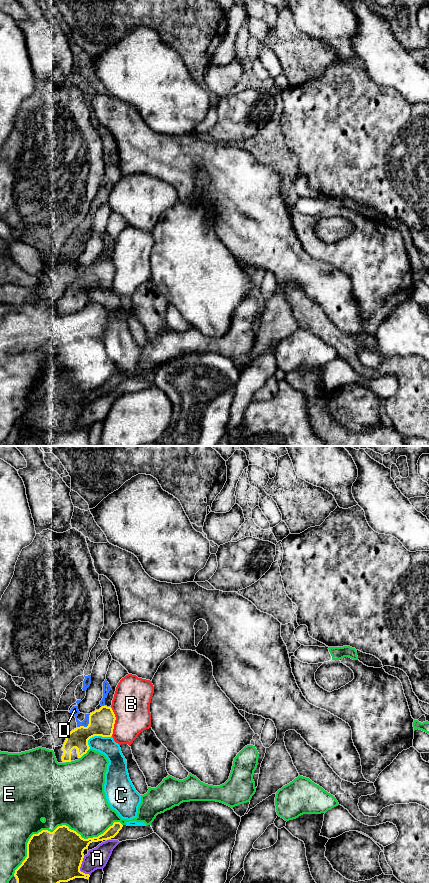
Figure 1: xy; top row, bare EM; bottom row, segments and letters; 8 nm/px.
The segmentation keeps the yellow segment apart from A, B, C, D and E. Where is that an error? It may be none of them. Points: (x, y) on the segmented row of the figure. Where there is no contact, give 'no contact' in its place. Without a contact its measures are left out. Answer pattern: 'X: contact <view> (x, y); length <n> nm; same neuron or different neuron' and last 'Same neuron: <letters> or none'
A: contact xy (79, 868); length 170 nm; different neuron
B: contact xy (114, 721); length 240 nm; different neuron
C: contact xy (97, 735); length 220 nm; different neuron
D: contact xy (88, 725); length 160 nm; same neuron
E: contact xy (58, 826); length 950 nm; different neuron
Same neuron: D

